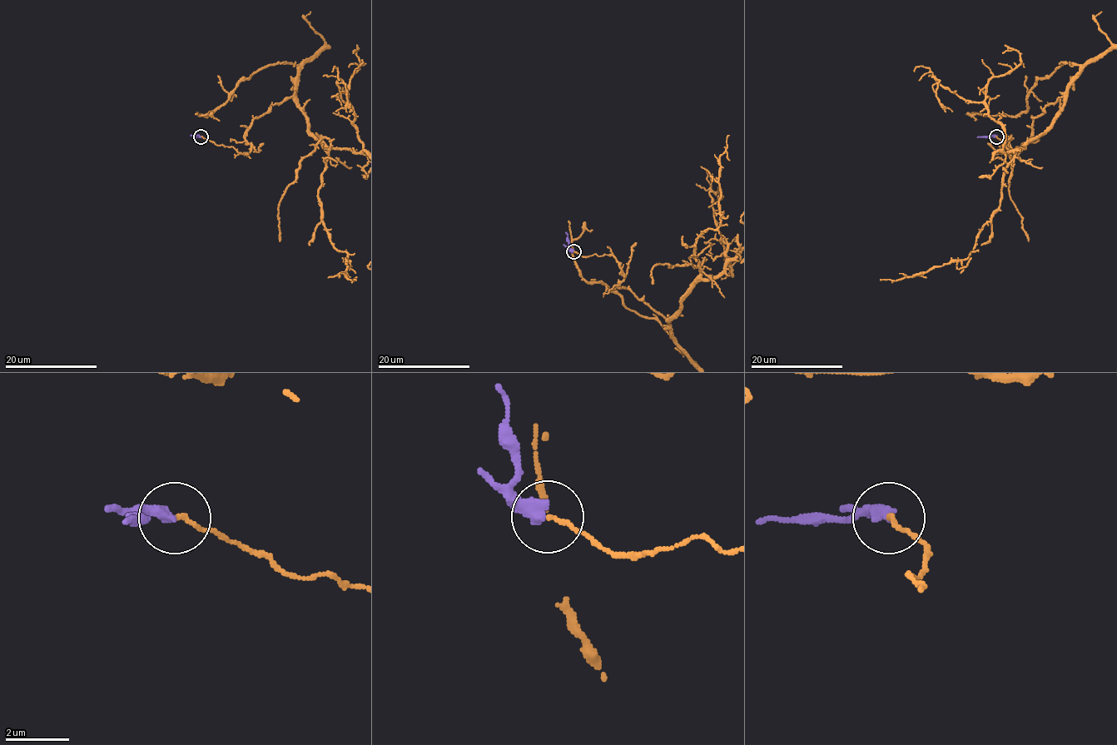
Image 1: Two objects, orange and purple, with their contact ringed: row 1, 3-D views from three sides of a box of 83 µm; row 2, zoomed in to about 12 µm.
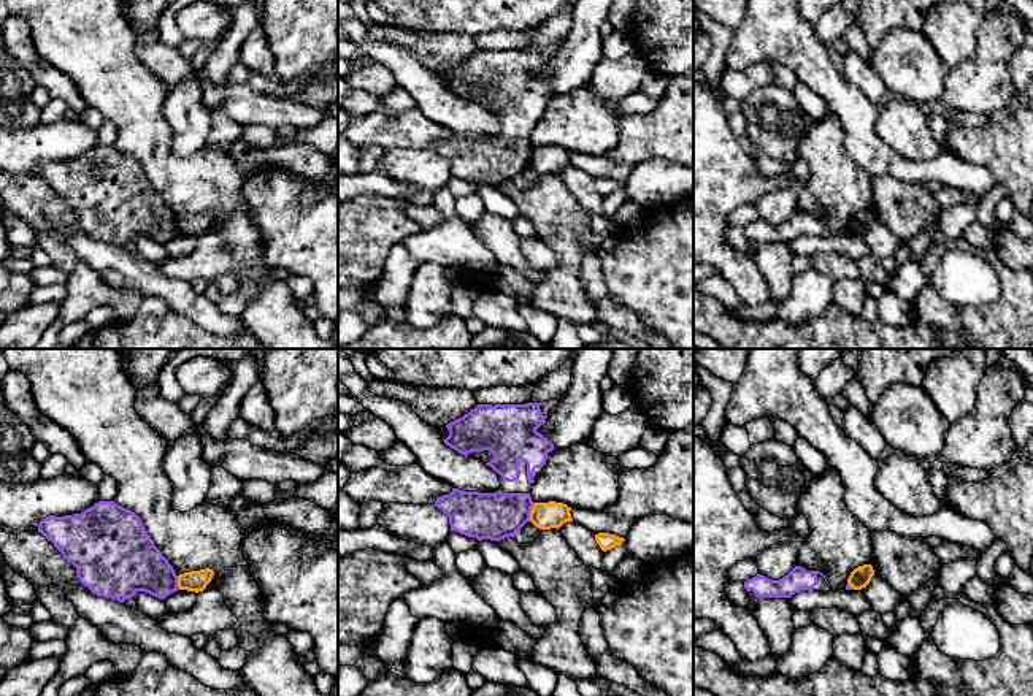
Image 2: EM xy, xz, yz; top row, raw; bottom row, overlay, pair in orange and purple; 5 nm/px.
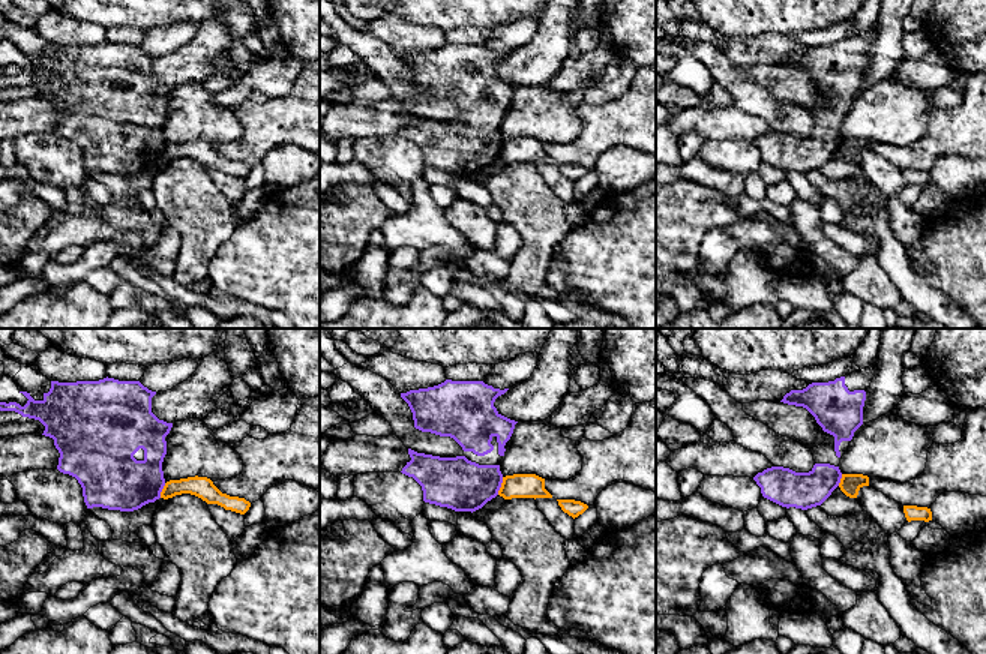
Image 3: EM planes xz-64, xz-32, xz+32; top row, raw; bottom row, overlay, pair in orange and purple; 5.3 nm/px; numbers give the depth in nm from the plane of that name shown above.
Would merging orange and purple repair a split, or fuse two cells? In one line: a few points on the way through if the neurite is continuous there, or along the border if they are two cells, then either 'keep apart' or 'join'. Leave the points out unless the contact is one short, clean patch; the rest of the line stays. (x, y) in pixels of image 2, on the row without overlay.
along xz (533, 148), (529, 165) | keep apart

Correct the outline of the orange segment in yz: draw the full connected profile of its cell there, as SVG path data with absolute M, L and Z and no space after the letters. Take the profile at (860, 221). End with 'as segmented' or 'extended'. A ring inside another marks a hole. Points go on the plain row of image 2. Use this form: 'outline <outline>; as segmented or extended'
outline M863 209L863 211L855 212L851 217L851 220L847 224L847 228L854 235L862 235L862 233L865 233L870 228L873 220L874 220L873 211L871 209Z; as segmented

